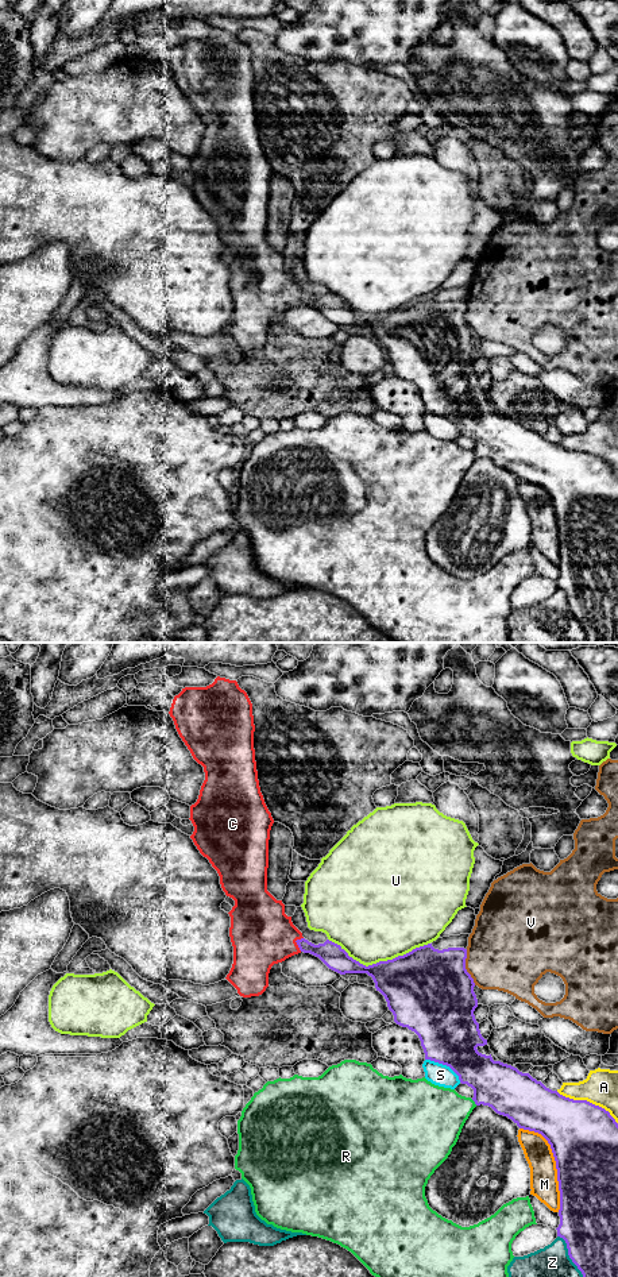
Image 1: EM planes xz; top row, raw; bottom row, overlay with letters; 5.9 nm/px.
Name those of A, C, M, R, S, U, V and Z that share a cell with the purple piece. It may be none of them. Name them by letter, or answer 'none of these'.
C

